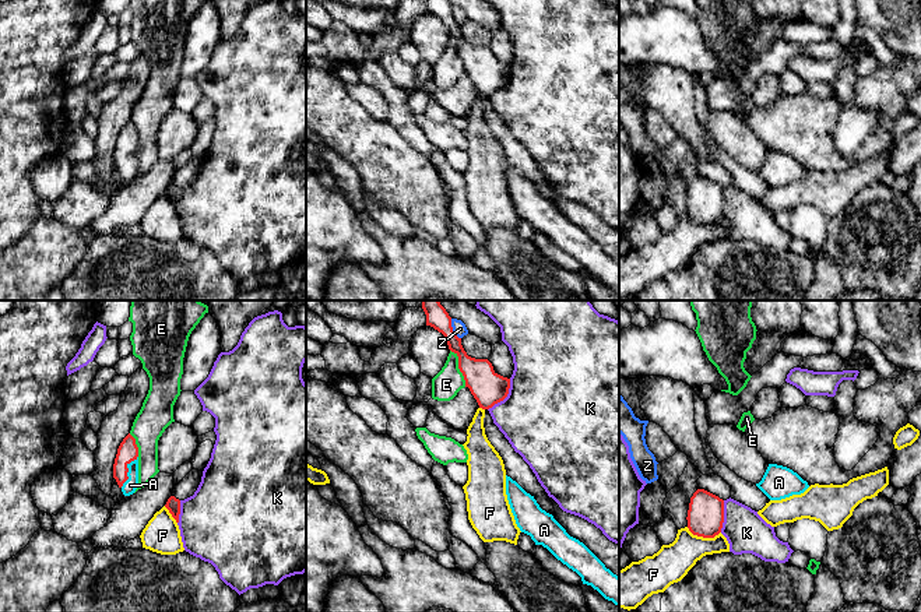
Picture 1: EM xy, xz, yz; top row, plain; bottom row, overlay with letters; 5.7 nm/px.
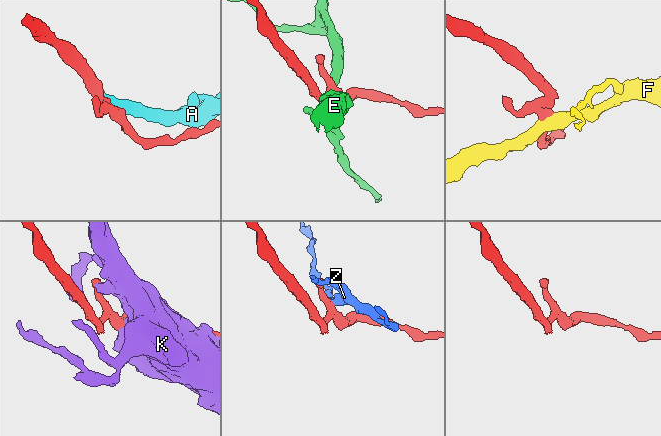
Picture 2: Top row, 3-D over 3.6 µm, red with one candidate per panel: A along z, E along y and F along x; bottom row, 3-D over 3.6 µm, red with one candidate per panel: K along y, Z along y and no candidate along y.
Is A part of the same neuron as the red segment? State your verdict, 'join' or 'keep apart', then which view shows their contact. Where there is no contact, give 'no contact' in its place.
join; contact in xy

